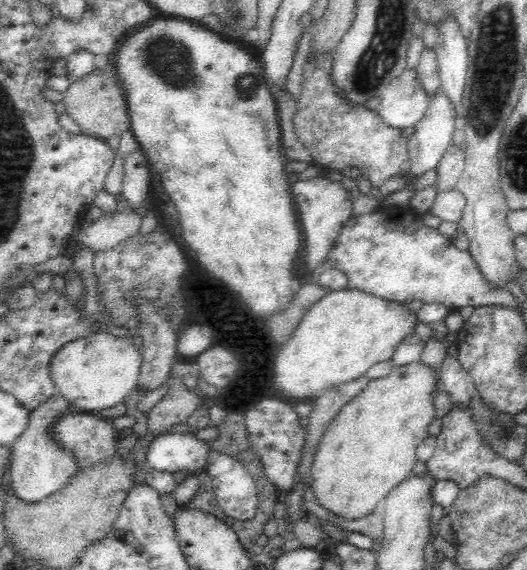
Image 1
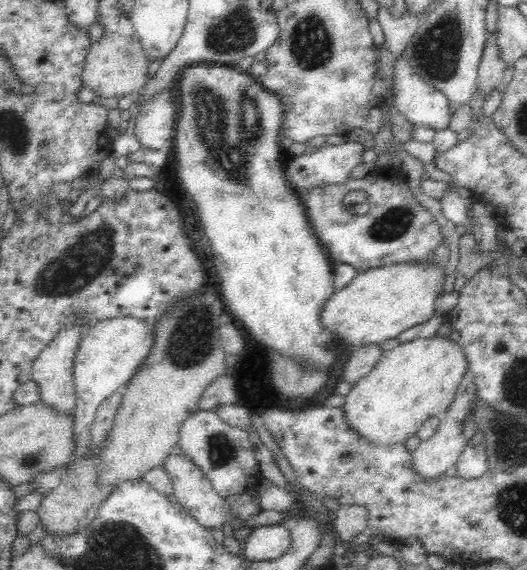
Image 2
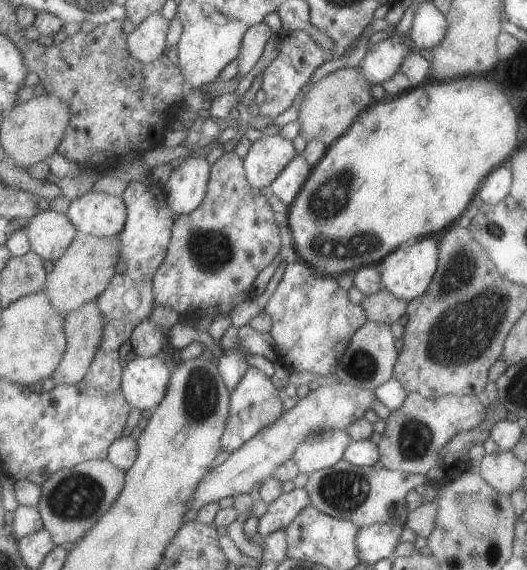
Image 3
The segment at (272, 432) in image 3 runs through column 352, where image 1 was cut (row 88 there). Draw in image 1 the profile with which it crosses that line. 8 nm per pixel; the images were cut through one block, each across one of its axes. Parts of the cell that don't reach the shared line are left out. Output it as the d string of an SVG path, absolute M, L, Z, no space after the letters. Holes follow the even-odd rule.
M405 69L379 98L376 111L392 128L408 128L422 120L429 105L429 97L420 87L417 71Z

